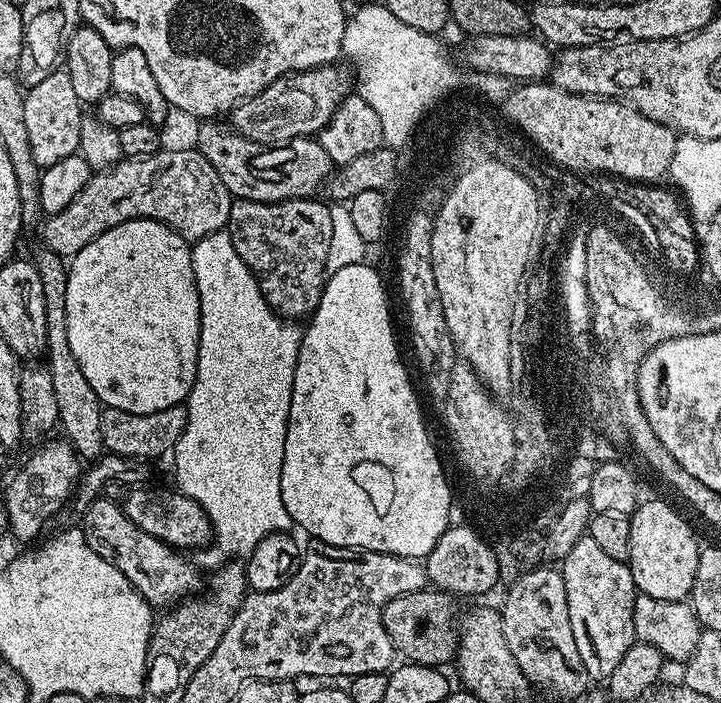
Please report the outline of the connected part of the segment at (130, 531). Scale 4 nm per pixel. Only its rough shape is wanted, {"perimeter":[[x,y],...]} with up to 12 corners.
{"perimeter":[[117,501],[87,508],[87,545],[153,608],[197,593],[187,555],[130,522]]}

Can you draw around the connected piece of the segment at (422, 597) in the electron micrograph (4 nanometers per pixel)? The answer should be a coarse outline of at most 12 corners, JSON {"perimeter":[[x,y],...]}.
{"perimeter":[[439,590],[383,604],[395,651],[444,666],[458,647],[452,604]]}

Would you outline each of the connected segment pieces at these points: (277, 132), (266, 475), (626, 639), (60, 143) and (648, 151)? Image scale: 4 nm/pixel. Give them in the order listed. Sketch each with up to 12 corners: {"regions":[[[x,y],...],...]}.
{"regions":[[[336,66],[289,72],[231,109],[260,146],[312,136],[344,103]],[[225,229],[195,241],[195,382],[175,487],[221,561],[293,527],[298,334]],[[585,534],[562,561],[583,671],[637,643],[627,563]],[[64,70],[24,92],[43,170],[80,146],[82,103]],[[524,82],[504,116],[563,168],[668,176],[677,133],[628,102]]]}

